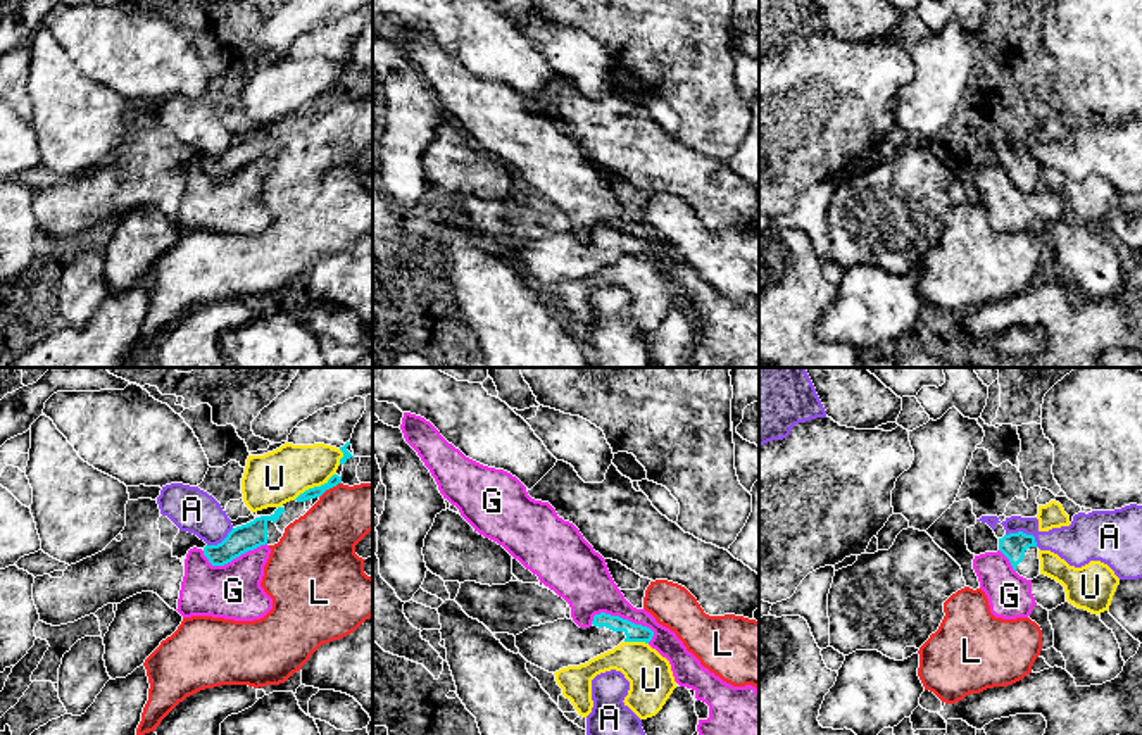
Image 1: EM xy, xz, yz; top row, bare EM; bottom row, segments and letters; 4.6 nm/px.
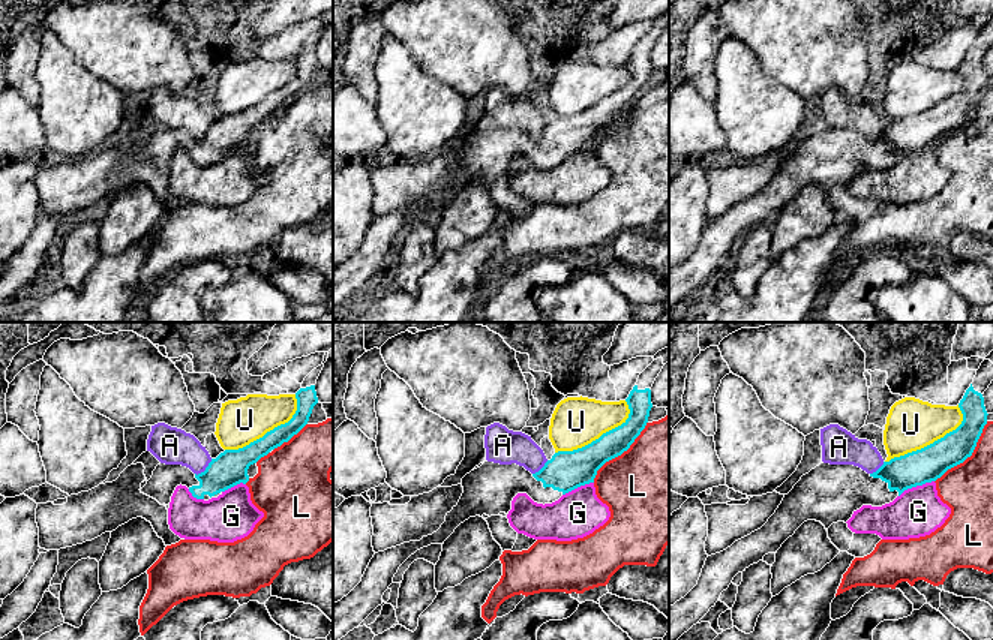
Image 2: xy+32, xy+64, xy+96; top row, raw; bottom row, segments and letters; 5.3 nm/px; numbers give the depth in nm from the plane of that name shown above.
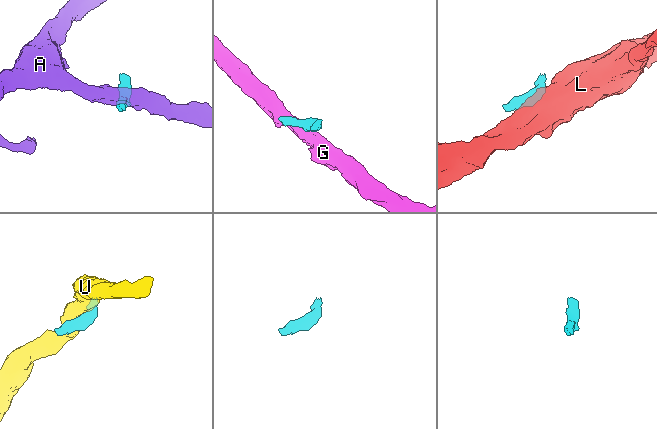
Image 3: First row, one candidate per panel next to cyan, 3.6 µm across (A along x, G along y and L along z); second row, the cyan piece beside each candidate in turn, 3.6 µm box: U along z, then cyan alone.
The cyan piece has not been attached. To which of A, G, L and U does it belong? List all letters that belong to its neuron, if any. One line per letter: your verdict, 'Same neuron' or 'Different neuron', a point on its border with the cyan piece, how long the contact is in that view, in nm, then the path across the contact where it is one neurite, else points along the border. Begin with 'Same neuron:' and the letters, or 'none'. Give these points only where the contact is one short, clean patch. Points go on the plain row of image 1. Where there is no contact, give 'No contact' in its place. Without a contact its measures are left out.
Same neuron: none
A: Different neuron. Touches cyan at yz (1025, 147). Shared border 160 nm. Boundary: yz (1006, 147), (1030, 147), (1037, 159)
G: Different neuron. Touches cyan at xz (621, 232). Shared border 320 nm
L: Different neuron. Touches cyan at xy (330, 100). Shared border 130 nm. Boundary: xy (340, 95), (320, 111)
U: Different neuron. Touches cyan at xy (314, 100). Shared border 240 nm

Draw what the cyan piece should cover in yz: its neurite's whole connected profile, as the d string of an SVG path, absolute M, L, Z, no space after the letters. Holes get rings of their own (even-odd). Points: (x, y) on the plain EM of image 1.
M1023 145L1004 148L999 152L999 164L1020 190L1033 193L1040 188L1038 160L1033 148Z

